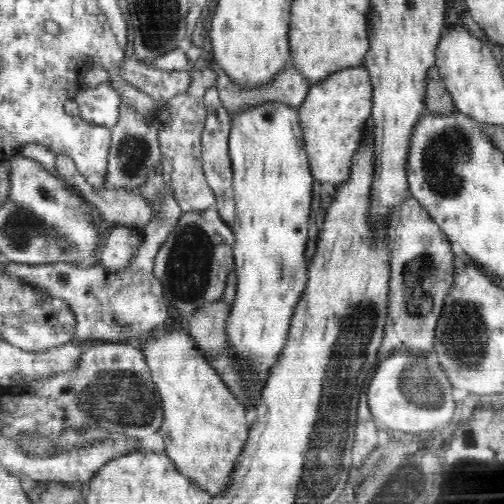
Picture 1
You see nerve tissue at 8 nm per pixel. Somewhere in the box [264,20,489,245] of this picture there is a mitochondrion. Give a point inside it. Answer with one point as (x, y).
(443, 159)

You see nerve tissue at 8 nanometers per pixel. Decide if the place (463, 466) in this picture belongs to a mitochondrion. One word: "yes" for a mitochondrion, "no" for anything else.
yes

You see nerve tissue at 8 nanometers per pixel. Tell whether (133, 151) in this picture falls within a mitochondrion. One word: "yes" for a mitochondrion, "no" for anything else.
yes

